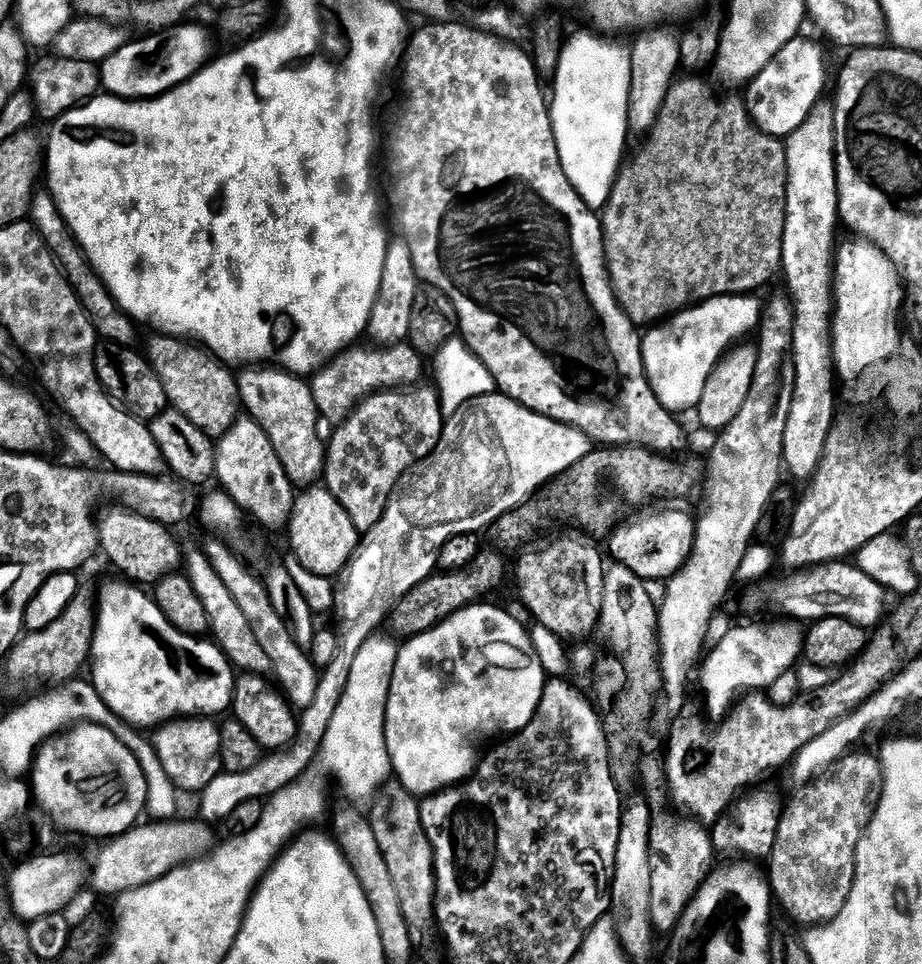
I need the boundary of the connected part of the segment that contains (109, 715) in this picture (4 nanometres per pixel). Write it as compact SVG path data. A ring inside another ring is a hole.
M73 678L65 681L63 684L57 685L56 689L47 691L46 696L53 699L55 702L55 710L53 712L53 719L55 720L52 728L53 735L57 735L64 729L71 727L77 723L91 722L103 725L108 728L120 741L130 750L139 760L139 765L142 766L144 777L147 780L147 805L146 810L148 814L152 814L153 819L156 820L170 820L173 819L177 813L176 806L178 804L178 790L169 775L166 774L165 766L163 766L161 759L158 758L155 745L148 739L142 737L137 729L132 728L131 725L125 724L123 720L105 706L104 700L97 693L96 688L92 687L91 681L84 678Z

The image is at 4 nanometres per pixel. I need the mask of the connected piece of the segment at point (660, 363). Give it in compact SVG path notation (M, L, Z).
M701 304L686 308L682 312L677 312L675 316L649 327L642 336L641 354L644 356L644 368L649 386L653 388L658 402L662 402L662 406L673 414L681 414L680 412L688 412L696 408L692 400L699 403L696 392L701 392L700 384L706 386L712 371L722 359L716 355L716 352L708 352L708 356L696 356L696 340L692 340L692 324L700 324L700 320L704 320L704 312L708 312L708 308L704 308Z

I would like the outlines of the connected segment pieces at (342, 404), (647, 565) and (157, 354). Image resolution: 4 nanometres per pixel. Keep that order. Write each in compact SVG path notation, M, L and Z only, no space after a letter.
M407 342L393 344L385 347L383 350L374 350L378 352L356 351L357 350L345 350L341 352L331 364L315 373L310 380L312 397L316 403L316 410L327 423L329 420L329 422L332 423L332 426L341 425L353 412L355 412L357 405L369 396L389 390L400 390L405 386L416 386L421 383L419 382L420 375L424 372L424 364L420 361L423 360L421 353L417 352L416 349Z
M672 512L669 516L647 516L621 527L611 537L610 545L612 544L612 552L616 555L614 560L617 565L628 568L645 582L667 581L691 558L697 521L693 518L691 520L684 512Z
M163 334L153 337L146 349L146 355L164 383L169 405L190 418L190 422L194 422L194 426L198 426L198 430L206 435L213 438L225 436L242 416L242 399L237 377L231 376L228 373L231 371L203 346L197 346L184 338Z

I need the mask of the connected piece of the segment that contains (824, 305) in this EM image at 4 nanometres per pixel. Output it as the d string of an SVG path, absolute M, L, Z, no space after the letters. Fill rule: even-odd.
M820 102L813 109L809 117L786 140L786 166L788 167L788 189L786 190L786 230L782 238L782 274L788 278L788 286L792 290L796 315L796 331L794 348L799 352L833 352L832 327L834 325L834 265L838 255L838 239L836 240L836 226L841 223L839 214L839 190L836 181L836 136L835 136L835 107L831 103Z

